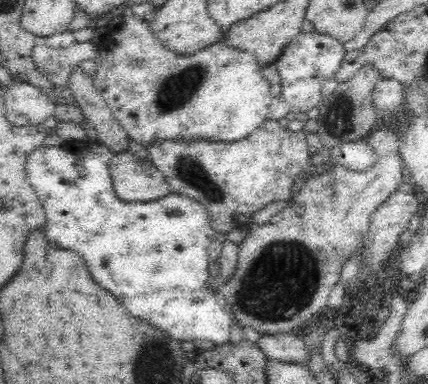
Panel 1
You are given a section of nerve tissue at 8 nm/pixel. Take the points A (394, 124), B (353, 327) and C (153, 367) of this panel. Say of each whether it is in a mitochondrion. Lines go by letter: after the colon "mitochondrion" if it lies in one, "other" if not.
A: other
B: other
C: mitochondrion

